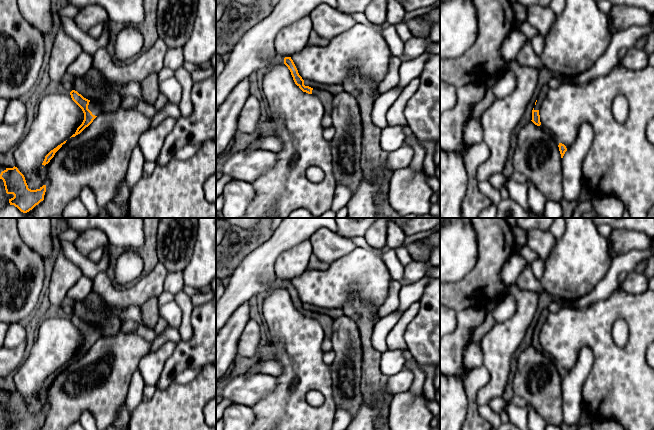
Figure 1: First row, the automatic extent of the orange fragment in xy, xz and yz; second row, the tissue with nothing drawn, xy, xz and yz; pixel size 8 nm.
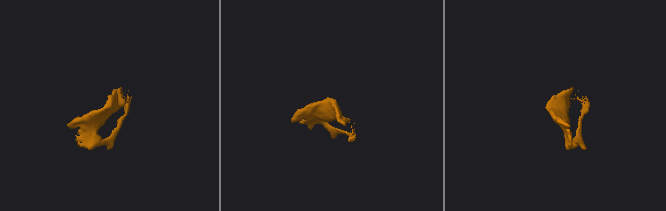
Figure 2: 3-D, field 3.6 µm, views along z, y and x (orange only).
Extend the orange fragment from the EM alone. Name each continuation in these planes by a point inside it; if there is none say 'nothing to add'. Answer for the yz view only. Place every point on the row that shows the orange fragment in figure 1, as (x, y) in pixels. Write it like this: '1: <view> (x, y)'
1: yz (545, 89)

